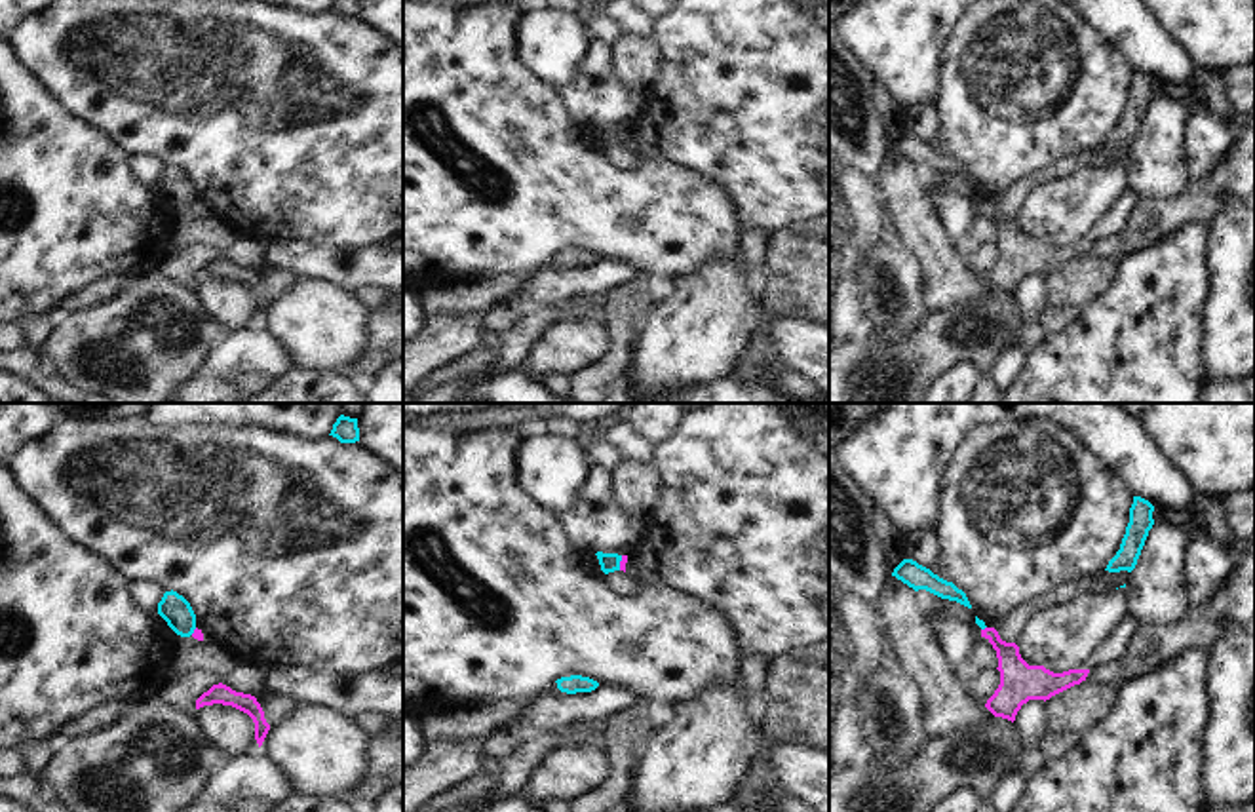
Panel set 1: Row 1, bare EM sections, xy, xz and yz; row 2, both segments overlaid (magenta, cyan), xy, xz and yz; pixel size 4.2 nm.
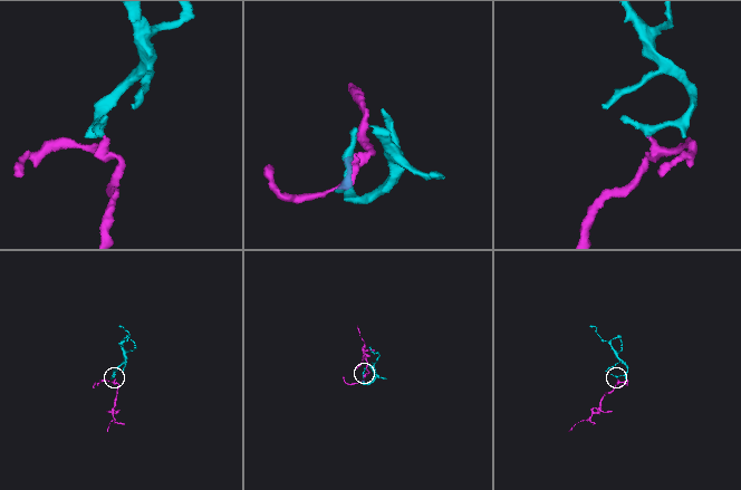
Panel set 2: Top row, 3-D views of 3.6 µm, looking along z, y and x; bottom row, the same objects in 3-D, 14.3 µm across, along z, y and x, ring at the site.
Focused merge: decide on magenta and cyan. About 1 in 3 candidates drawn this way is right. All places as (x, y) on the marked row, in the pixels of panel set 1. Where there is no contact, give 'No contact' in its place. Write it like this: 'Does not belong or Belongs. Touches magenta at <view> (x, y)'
Does not belong. Touches magenta at xz (620, 563)

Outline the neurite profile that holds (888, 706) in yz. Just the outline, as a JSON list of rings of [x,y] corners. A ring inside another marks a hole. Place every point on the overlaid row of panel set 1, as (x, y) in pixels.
[[[880,666],[869,673],[858,694],[856,713],[863,745],[884,768],[909,764],[928,740],[920,690],[903,671]]]

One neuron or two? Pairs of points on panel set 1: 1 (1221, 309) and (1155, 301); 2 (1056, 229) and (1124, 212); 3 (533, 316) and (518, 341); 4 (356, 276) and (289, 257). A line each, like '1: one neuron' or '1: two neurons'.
1: two neurons
2: two neurons
3: one neuron
4: one neuron

